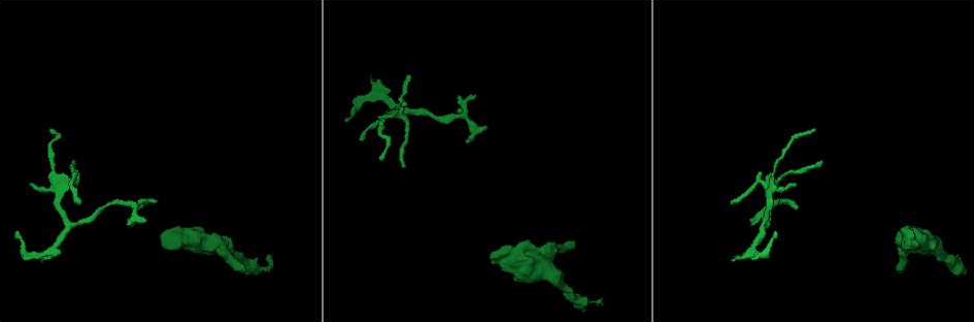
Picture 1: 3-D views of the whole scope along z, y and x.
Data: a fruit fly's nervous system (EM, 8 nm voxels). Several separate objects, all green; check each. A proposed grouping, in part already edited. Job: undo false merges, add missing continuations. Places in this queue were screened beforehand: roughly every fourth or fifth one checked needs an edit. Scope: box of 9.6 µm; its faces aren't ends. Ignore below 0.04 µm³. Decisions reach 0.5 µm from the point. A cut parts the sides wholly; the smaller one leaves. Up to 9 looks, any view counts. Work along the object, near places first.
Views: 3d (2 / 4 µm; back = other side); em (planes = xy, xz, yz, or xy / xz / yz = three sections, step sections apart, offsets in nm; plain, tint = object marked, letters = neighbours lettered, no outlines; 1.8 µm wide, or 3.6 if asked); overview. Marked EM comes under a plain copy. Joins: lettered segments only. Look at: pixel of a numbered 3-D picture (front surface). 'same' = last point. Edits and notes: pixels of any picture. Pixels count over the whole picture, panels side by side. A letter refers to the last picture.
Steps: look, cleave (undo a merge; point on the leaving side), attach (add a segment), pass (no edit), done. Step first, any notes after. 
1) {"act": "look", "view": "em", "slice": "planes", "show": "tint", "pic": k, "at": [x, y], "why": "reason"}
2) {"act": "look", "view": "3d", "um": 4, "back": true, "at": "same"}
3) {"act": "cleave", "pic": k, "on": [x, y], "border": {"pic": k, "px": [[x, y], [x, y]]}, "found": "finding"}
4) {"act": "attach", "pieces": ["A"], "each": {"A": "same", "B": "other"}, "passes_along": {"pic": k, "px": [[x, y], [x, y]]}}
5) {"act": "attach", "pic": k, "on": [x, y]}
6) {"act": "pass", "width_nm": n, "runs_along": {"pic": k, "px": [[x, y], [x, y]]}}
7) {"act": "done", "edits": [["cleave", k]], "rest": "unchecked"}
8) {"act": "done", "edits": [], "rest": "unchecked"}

{"act": "look", "view": "3d", "um": 2, "back": true, "pic": 1, "at": [731, 200], "why": "an open end"}

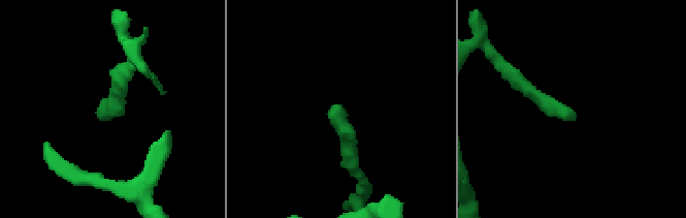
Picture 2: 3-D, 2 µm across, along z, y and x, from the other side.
{"act": "look", "view": "em", "slice": "xz", "step": 8, "show": "tint", "pic": 2, "at": [110, 113]}

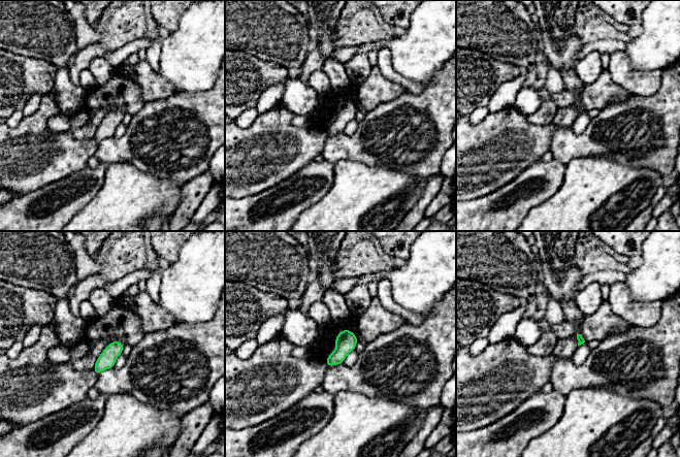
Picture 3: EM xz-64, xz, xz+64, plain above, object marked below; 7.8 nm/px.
{"act": "look", "view": "em", "slice": "planes", "show": "letters", "at": "same", "why": "cut it another way"}

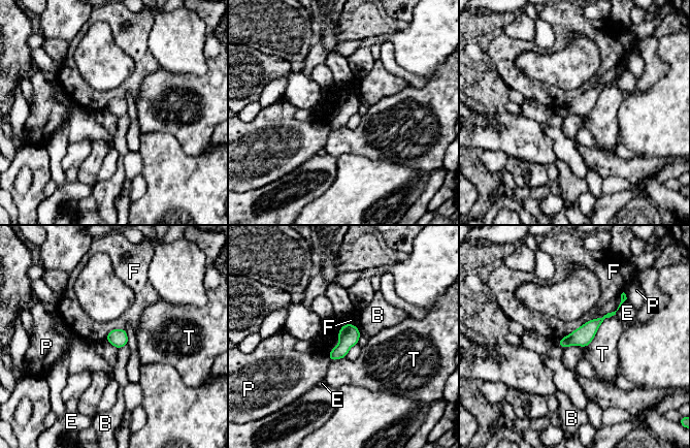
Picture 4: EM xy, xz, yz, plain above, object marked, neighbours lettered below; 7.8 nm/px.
{"act": "pass", "each": {"B": "other", "E": "other", "F": "other", "P": "other", "T": "other"}, "found": "none of them fits"}

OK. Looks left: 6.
{"act": "look", "view": "em", "slice": "planes", "show": "letters", "pic": 1, "at": [362, 138], "why": "tapers out"}

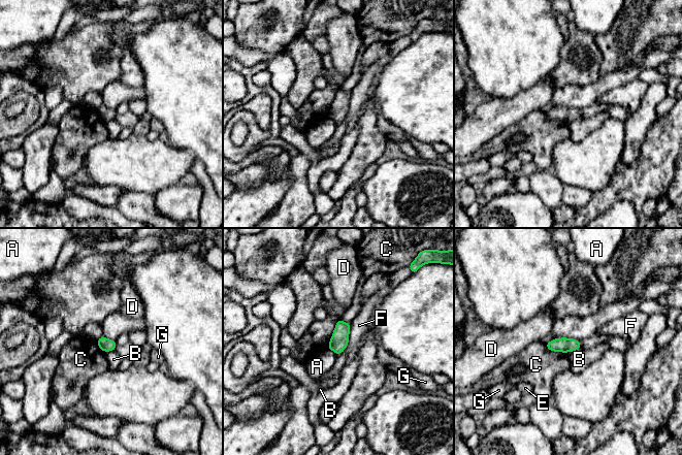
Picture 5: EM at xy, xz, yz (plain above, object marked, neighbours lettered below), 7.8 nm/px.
{"act": "pass", "each": {"A": "other", "B": "other", "C": "other", "D": "other", "E": "other", "F": "other", "G": "other"}, "border": {"pic": 5, "px": [[579, 348], [566, 353]]}, "found": "none of them fits"}

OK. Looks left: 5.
{"act": "look", "view": "3d", "um": 2, "pic": 1, "at": [50, 130], "why": "tapers out"}

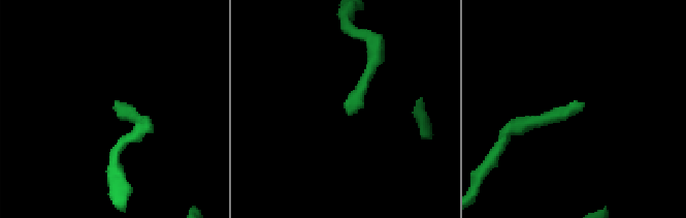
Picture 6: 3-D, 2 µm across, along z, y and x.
{"act": "look", "view": "em", "slice": "xy", "step": 4, "show": "letters", "pic": 6, "at": [118, 104]}

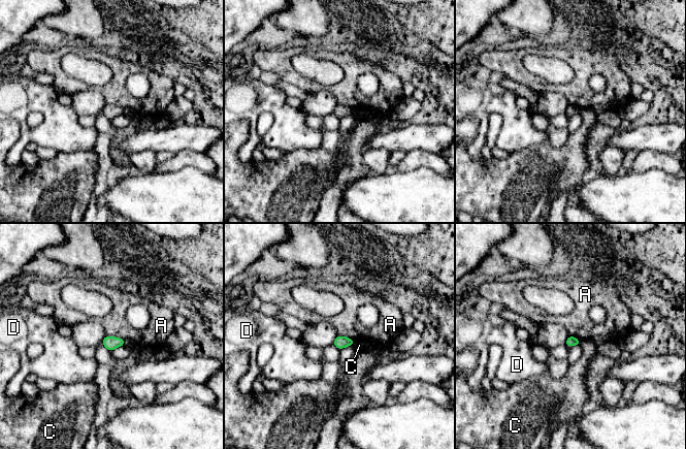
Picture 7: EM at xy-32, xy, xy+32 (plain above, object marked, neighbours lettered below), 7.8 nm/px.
{"act": "look", "view": "em", "slice": "planes", "show": "letters", "at": "same"}

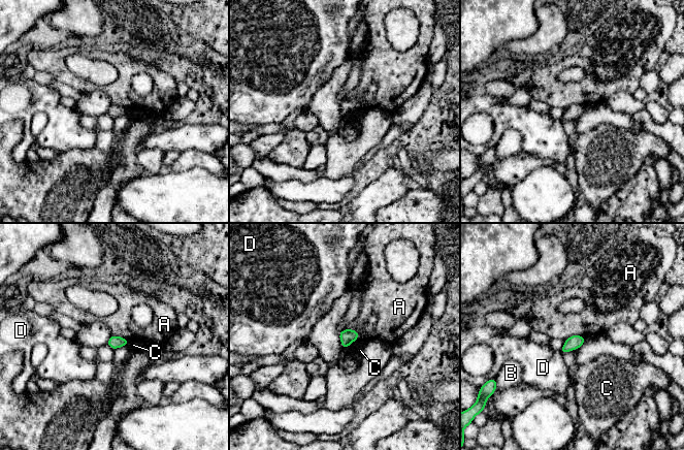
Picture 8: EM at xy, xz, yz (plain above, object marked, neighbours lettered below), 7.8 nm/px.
{"act": "pass", "each": {"A": "other", "B": "other", "C": "other", "D": "other"}, "found": "none of them fits"}

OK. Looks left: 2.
{"act": "look", "view": "3d", "um": 2, "pic": 1, "at": [736, 257]}

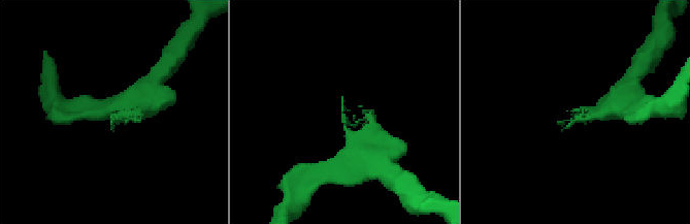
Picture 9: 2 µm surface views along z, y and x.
{"act": "look", "view": "em", "slice": "planes", "show": "letters", "pic": 9, "at": [341, 110], "why": "now the EM"}

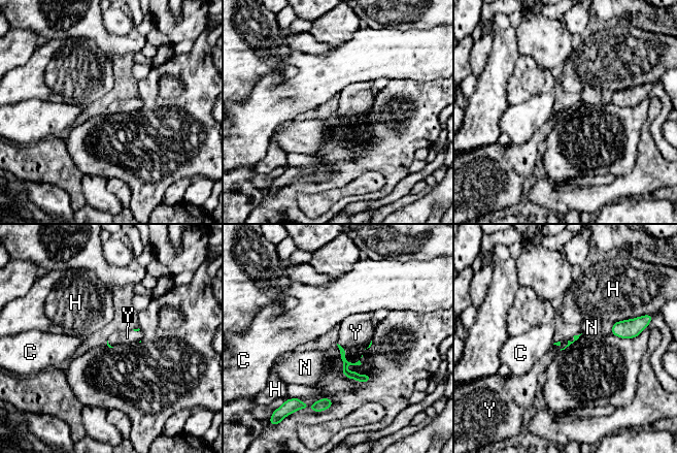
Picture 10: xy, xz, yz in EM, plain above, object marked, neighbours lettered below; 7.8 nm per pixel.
{"act": "attach", "pieces": ["Y"], "each": {"C": "other", "H": "other", "N": "other", "Y": "same"}, "passes_along": {"pic": 10, "px": [[350, 375], [344, 357], [356, 332]]}, "found": "it goes on there"}

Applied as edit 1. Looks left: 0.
{"act": "done", "edits": [["attach", 10]], "rest": "unchecked"}

